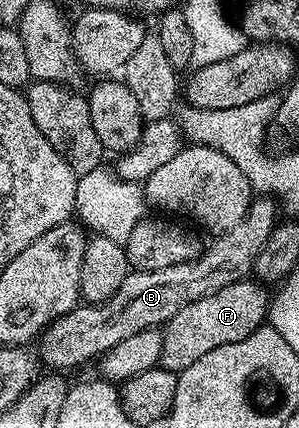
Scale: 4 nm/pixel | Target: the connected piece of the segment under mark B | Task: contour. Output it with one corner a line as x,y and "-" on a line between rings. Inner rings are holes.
254,197
247,208
247,216
243,216
235,228
220,231
214,237
217,239
206,250
204,247
196,258
167,268
130,272
123,284
119,284
115,296
106,302
74,306
71,312
46,326
40,335
42,363
53,372
73,370
92,358
93,361
100,359
101,355
113,350
119,340
127,340
127,336
135,336
135,332
164,327
179,308
187,308
187,304
203,300
203,296
219,292
219,288
227,288
227,284
246,281
252,275
255,256
259,256
263,244
267,244
267,236
271,236
279,222
277,214
279,207
274,199

